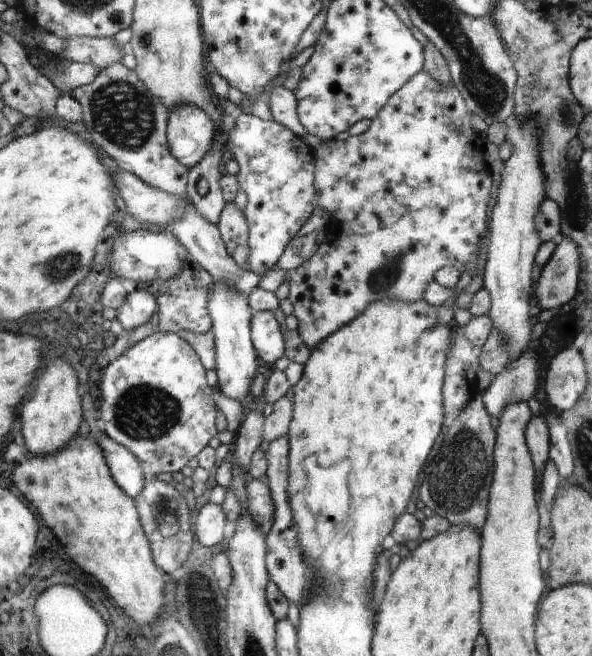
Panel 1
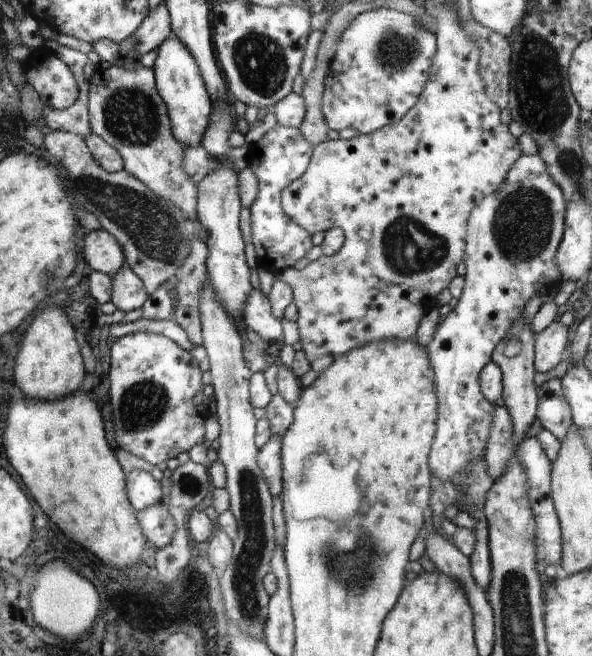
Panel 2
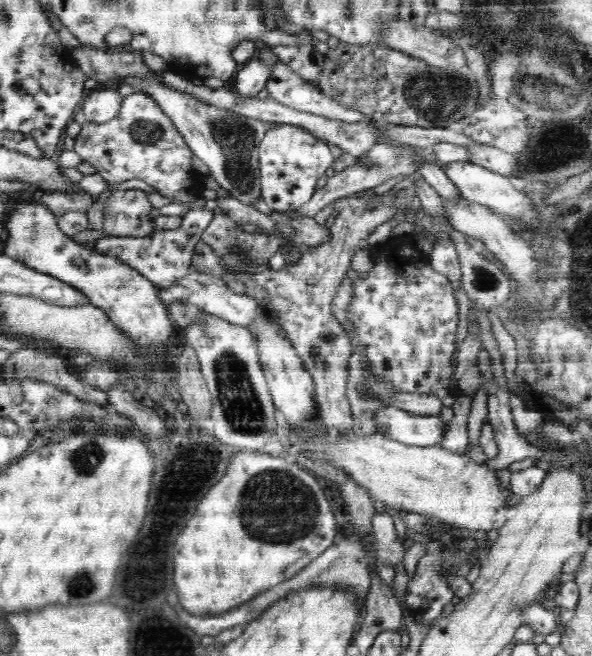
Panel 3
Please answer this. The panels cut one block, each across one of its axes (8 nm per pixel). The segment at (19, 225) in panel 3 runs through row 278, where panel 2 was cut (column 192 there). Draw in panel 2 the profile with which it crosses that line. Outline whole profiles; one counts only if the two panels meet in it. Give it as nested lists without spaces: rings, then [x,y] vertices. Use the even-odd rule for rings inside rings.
[[[174,35],[164,39],[156,51],[153,71],[156,73],[158,92],[161,93],[169,109],[173,135],[184,148],[198,146],[204,139],[209,120],[214,113],[214,106],[205,87],[200,66],[193,54],[185,47],[184,42]]]

